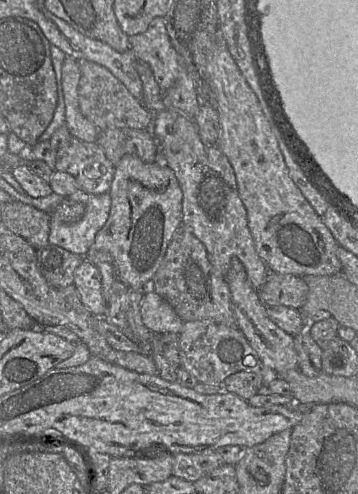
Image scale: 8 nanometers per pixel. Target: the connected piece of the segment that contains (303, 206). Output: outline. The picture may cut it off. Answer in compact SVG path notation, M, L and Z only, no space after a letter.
M220 32L217 41L210 47L207 70L211 81L211 101L217 110L220 123L217 146L234 171L238 193L247 213L248 227L256 252L268 271L297 277L342 274L342 265L338 257L339 244L291 180L277 140L271 131L273 124L271 120L266 120L257 96L239 71Z

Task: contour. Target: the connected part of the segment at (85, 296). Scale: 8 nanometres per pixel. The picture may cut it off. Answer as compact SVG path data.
M85 259L74 272L74 285L83 305L94 315L106 317L108 303L102 294L102 276L99 269Z

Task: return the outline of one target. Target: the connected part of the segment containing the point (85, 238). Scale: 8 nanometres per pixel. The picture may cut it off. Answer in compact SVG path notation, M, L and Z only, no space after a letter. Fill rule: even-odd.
M77 190L68 196L86 207L83 218L74 224L65 224L56 217L50 221L48 241L79 256L85 257L94 243L97 233L108 220L111 208L110 192L89 194Z

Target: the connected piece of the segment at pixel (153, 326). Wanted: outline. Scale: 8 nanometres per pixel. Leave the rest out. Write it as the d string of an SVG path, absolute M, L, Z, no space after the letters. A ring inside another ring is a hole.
M154 291L144 294L141 301L141 317L144 325L155 335L179 334L184 323L170 304Z

